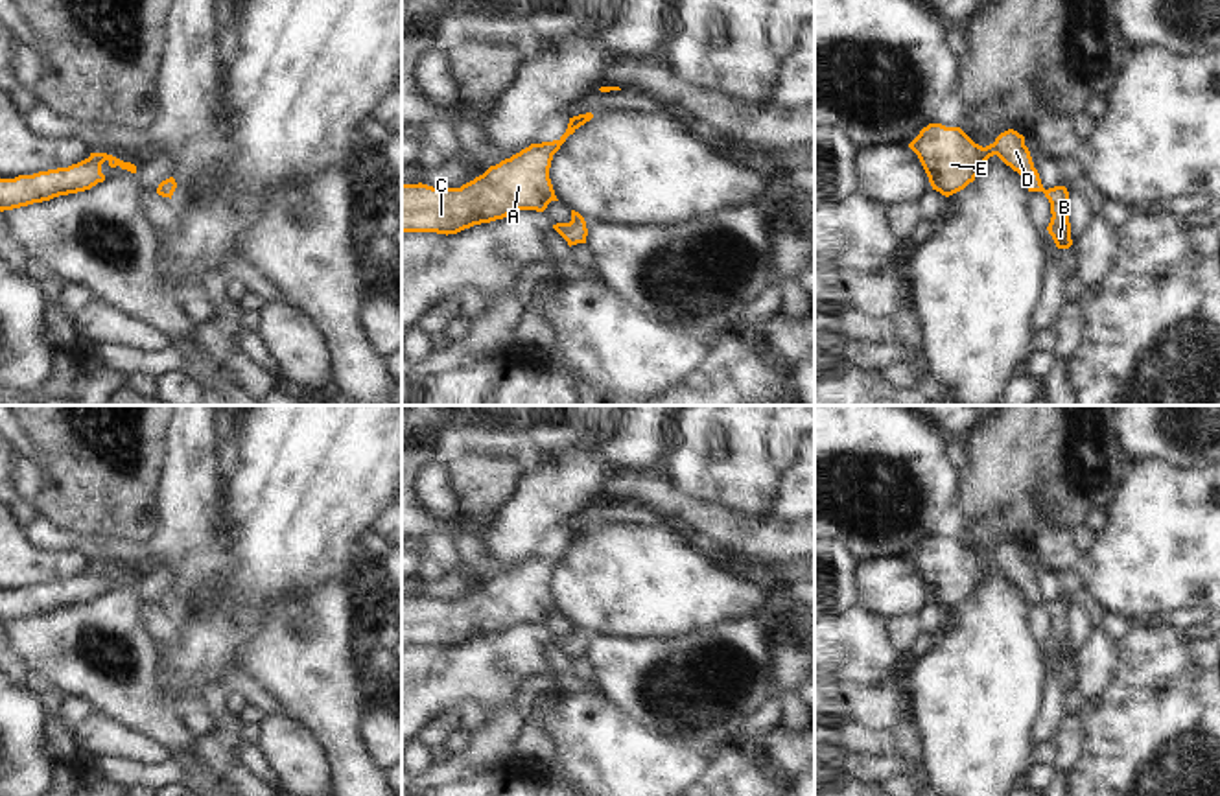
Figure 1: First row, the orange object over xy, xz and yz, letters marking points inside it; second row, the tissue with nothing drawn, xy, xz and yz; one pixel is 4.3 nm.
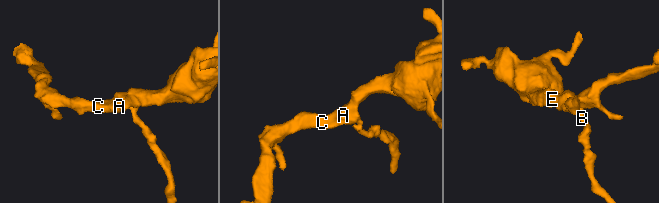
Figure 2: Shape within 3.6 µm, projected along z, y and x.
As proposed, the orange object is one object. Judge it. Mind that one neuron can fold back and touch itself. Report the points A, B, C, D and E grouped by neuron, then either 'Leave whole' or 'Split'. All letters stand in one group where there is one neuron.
Groups: A B C D E. Leave whole.

